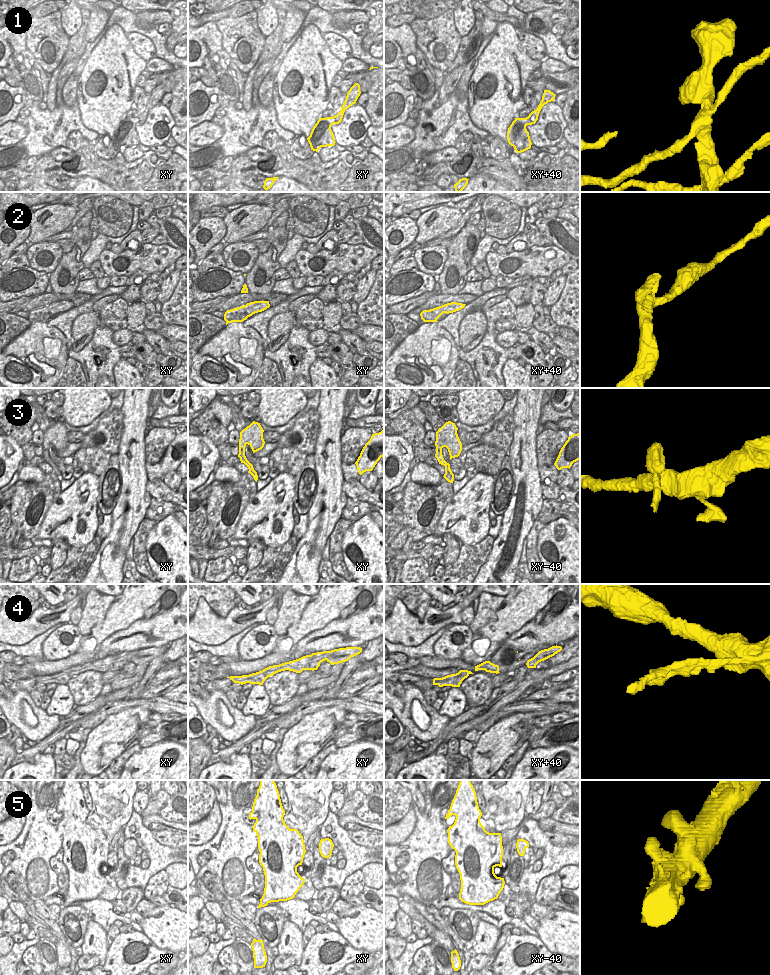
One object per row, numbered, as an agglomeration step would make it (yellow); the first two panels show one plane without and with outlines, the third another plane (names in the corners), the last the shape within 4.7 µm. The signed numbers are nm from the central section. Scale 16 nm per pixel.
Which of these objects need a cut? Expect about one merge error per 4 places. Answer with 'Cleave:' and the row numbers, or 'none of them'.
Cleave: 1, 2

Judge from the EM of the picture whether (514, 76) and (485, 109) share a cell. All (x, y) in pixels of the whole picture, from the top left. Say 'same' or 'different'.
same

